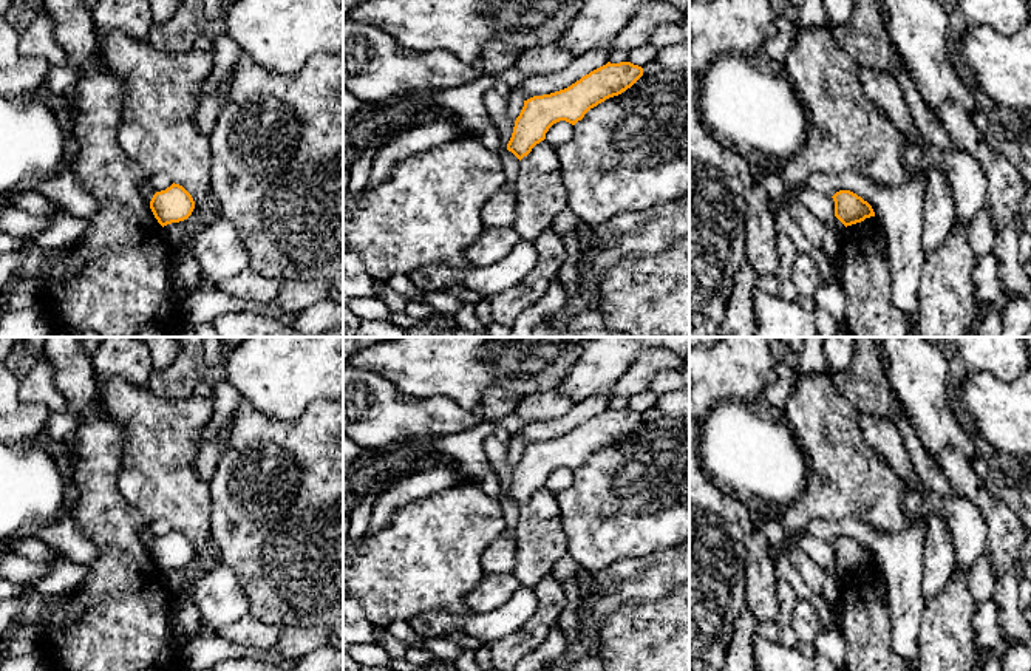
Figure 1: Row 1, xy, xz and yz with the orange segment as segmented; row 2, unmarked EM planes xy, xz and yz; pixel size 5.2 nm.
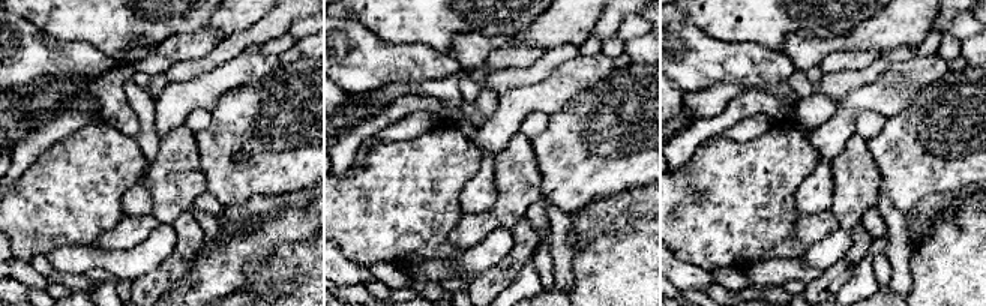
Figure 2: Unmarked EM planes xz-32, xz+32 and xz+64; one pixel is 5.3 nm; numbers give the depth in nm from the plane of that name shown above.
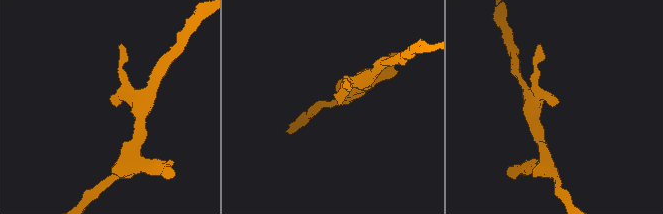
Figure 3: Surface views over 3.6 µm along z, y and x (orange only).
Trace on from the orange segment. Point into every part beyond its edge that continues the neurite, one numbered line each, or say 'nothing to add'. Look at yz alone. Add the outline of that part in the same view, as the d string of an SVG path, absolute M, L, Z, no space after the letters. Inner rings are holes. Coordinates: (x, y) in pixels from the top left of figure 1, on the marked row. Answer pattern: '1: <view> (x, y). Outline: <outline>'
nothing to add

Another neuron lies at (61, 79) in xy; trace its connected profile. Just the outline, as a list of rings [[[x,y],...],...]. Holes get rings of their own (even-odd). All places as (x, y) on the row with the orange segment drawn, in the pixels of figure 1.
[[[65,63],[53,66],[42,88],[51,94],[70,94],[79,76]]]

